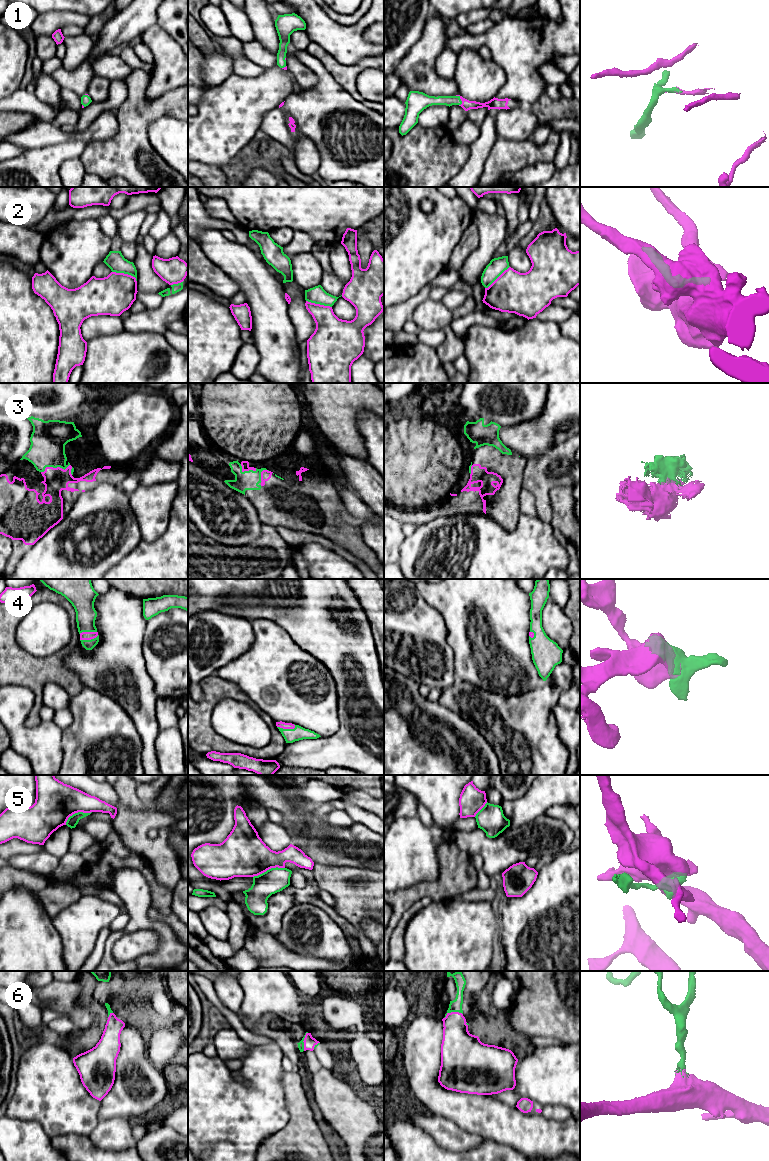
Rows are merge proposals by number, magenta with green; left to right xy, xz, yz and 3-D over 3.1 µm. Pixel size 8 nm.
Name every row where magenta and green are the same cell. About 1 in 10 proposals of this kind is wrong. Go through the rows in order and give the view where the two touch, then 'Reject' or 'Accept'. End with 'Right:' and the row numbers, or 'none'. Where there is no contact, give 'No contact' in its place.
1: Touches magenta in yz. Accept
2: Touches magenta in xy. Accept
3: Touches magenta in xy. Accept
4: Touches magenta in xz. Accept
5: Touches magenta in xz. Accept
6: Touches magenta in yz. Accept
Right: 1, 2, 3, 4, 5, 6

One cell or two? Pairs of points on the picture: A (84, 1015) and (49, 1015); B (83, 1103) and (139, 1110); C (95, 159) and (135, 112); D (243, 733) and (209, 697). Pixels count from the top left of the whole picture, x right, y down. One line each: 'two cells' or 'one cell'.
A: two cells
B: two cells
C: one cell
D: two cells

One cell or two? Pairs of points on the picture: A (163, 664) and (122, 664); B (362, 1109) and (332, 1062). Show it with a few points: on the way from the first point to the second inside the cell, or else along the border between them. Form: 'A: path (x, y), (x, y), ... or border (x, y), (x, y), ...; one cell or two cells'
A: border (142, 641), (145, 669), (154, 686); two cells
B: border (320, 1061), (323, 1068), (343, 1075); two cells

